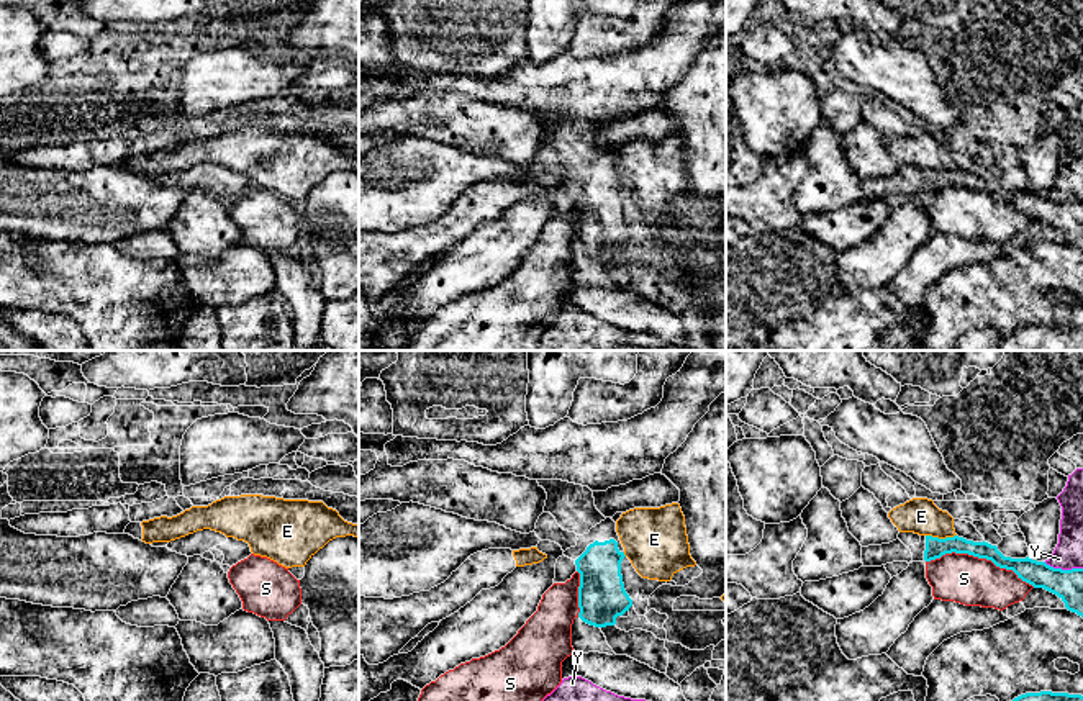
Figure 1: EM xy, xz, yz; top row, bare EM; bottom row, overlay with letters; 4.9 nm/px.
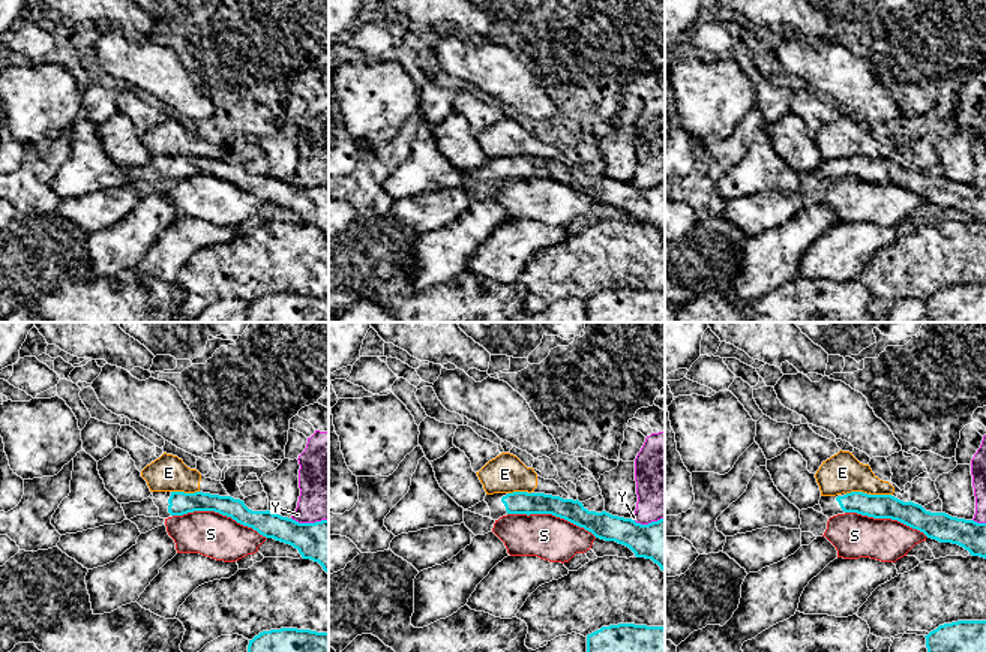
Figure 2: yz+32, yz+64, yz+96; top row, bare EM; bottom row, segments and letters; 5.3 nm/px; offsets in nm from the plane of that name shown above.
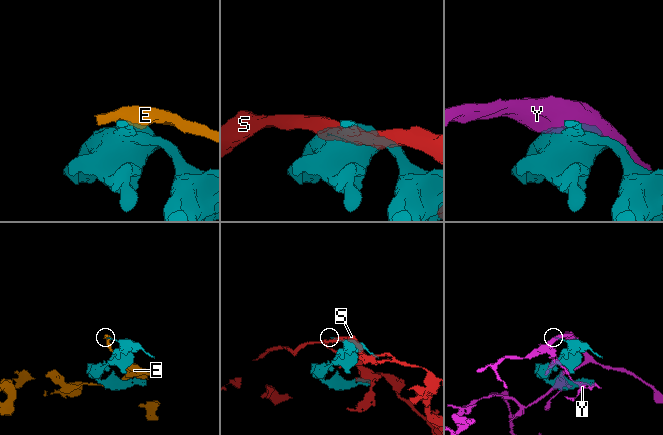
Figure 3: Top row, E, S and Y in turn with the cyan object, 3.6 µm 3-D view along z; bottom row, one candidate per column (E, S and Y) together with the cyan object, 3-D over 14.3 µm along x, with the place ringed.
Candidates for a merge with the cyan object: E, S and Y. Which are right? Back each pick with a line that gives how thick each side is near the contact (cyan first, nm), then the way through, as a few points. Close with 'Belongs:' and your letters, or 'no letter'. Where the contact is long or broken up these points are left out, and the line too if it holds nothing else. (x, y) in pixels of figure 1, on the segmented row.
Belongs: no letter

